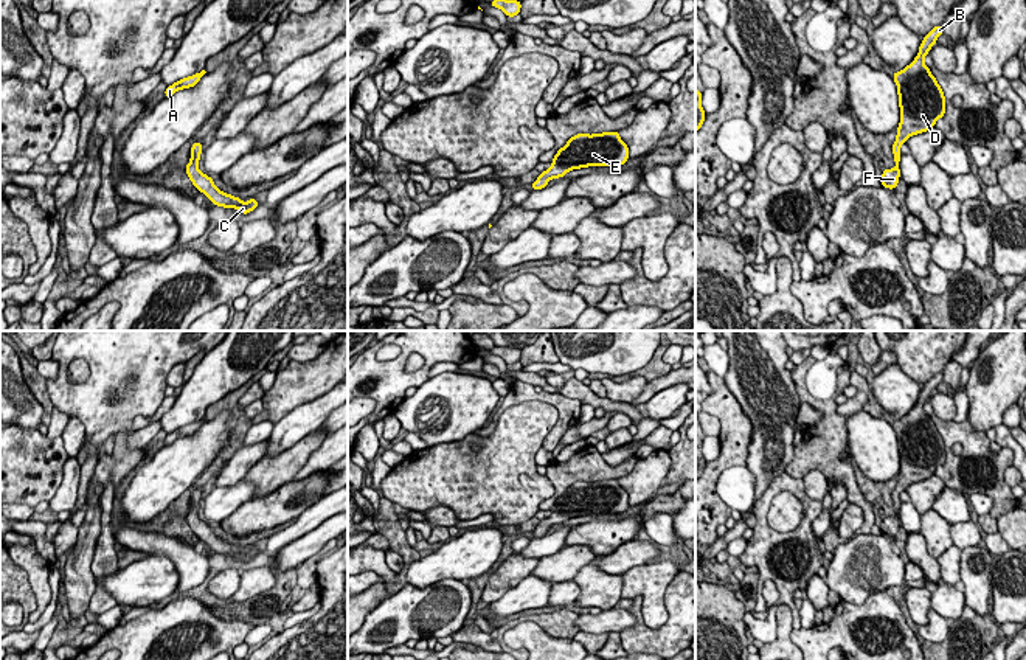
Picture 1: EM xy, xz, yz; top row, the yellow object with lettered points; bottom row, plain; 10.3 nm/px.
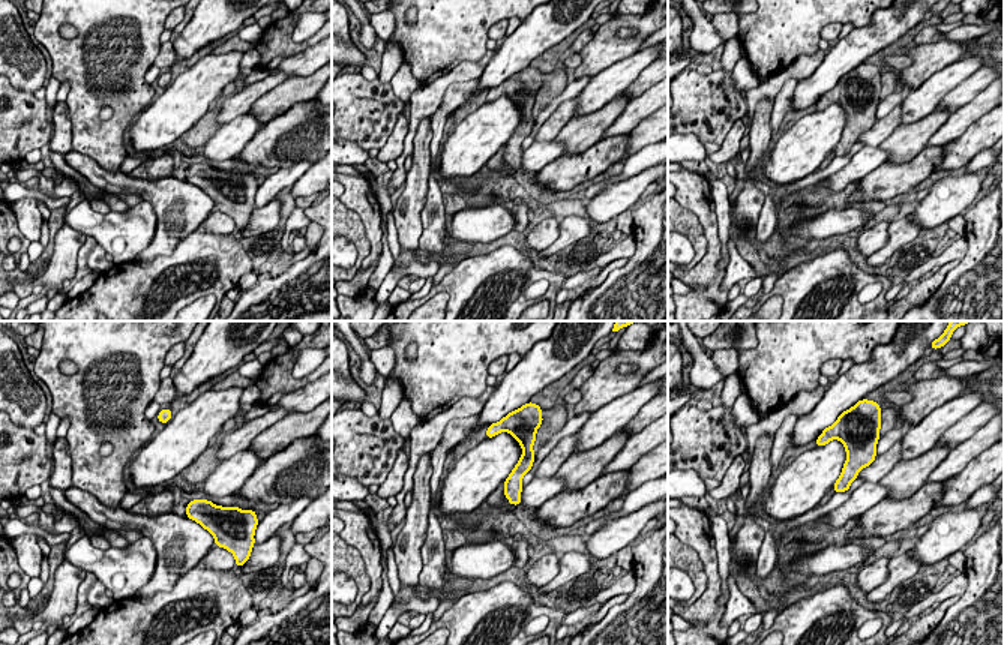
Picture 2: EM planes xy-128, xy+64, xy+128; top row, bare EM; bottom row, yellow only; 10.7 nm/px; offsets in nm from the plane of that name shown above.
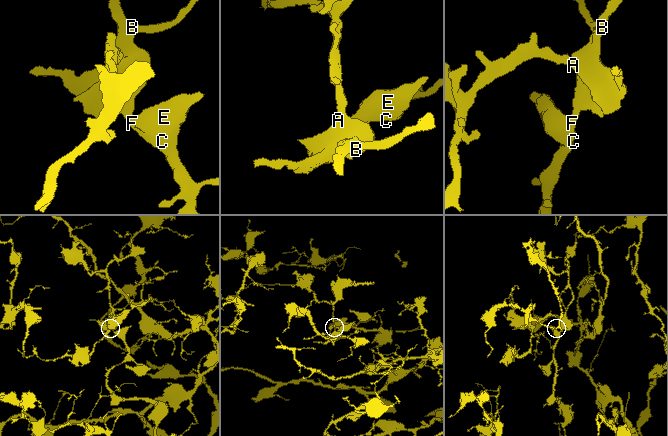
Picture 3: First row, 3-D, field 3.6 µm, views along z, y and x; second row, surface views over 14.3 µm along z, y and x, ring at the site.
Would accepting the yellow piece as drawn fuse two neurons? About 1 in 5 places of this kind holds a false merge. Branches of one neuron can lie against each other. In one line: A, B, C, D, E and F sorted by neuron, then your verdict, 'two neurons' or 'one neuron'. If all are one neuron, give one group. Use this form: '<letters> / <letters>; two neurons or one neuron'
A B C D E F; one neuron

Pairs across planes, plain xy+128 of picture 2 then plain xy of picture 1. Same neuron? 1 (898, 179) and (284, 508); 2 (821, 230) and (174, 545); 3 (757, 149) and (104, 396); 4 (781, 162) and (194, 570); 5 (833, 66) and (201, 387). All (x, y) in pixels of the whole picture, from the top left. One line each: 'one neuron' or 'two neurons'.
1: one neuron
2: two neurons
3: two neurons
4: two neurons
5: one neuron

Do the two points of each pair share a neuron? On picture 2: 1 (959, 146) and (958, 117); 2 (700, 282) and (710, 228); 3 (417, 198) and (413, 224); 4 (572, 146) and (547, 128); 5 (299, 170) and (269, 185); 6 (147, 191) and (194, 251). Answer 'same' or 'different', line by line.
1: different
2: same
3: same
4: different
5: same
6: different

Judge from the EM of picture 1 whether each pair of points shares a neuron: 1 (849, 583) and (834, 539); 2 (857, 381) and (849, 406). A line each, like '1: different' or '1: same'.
1: different
2: same

